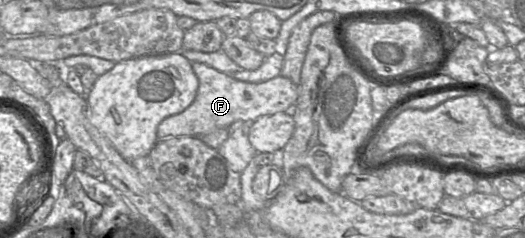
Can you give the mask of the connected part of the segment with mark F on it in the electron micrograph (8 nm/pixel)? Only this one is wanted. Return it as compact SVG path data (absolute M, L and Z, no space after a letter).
M191 63L193 72L198 78L197 95L184 111L161 121L157 128L158 140L178 136L202 137L216 130L229 128L235 123L252 123L261 116L291 112L298 99L299 86L282 75L265 82L248 83L206 64Z

